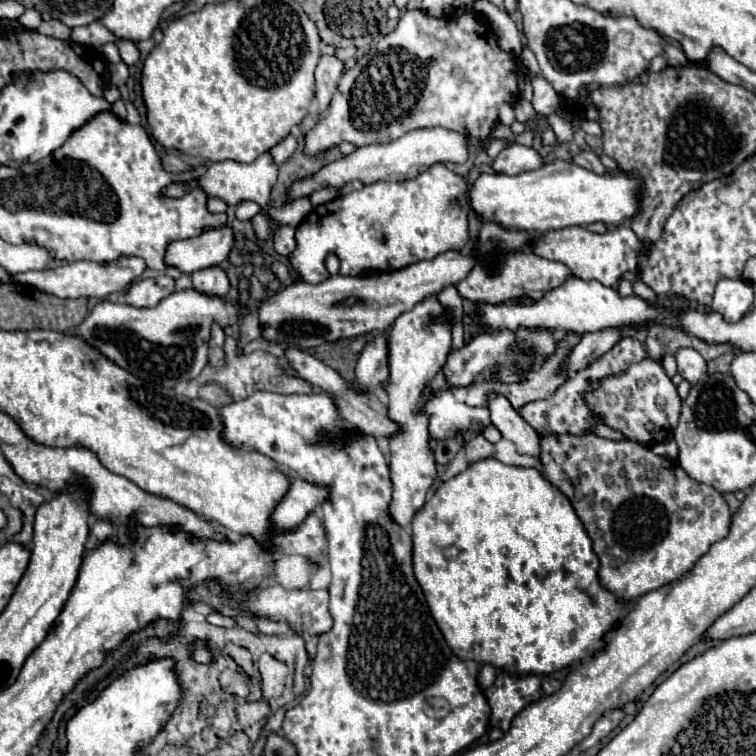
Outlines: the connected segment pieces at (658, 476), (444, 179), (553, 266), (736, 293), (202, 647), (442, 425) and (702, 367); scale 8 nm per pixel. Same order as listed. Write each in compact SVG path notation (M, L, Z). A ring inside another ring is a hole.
M596 434L542 436L540 466L544 478L568 496L582 520L594 552L600 558L600 584L608 592L616 594L616 598L624 604L634 602L642 594L662 588L690 572L696 560L706 554L714 542L728 534L732 512L722 494L712 486L692 480L676 460L656 456L640 444L612 442Z
M434 164L434 166L430 166L430 170L418 174L412 180L404 180L404 182L374 182L374 184L364 186L362 190L354 190L350 194L338 196L338 198L334 198L334 200L330 200L326 204L316 206L304 218L304 222L300 222L300 226L296 228L296 250L288 256L290 266L298 272L302 282L320 284L322 280L328 278L328 270L326 270L326 264L324 264L328 254L336 254L338 256L338 260L340 260L340 274L342 276L362 276L364 270L368 270L368 272L374 272L374 270L378 270L378 272L392 272L392 270L400 270L400 268L406 268L410 264L416 264L420 260L432 260L434 256L438 256L442 252L448 252L448 250L460 250L468 242L468 198L466 198L466 190L468 190L468 184L464 182L462 176L458 176L456 172L446 168L444 164Z
M494 248L490 252L484 252L484 260L480 260L470 270L470 274L456 284L456 288L462 298L468 298L472 302L484 302L484 304L500 304L520 296L530 296L534 300L540 300L544 294L562 286L572 276L574 274L566 264L540 258L530 250L524 252L524 250Z
M724 278L716 286L710 308L714 312L720 312L726 322L738 322L750 310L752 302L754 302L754 292L750 282Z
M194 640L190 652L192 652L192 660L196 660L200 664L212 664L214 662L214 656L212 656L212 652L204 640Z
M450 390L436 394L424 404L428 414L428 432L434 440L454 438L464 432L482 432L490 424L488 408L470 408L458 400Z
M682 348L676 352L678 372L690 384L696 384L702 376L706 376L706 360L692 348Z

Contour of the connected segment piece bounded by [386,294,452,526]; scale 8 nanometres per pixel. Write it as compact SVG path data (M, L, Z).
M436 294L418 302L410 312L400 314L390 328L390 386L388 392L388 410L390 418L402 426L402 434L394 434L390 438L390 476L394 484L390 516L400 524L406 526L412 522L414 514L422 508L426 494L436 478L436 462L434 454L428 448L428 434L426 434L426 414L422 414L420 404L426 402L422 398L422 386L438 374L442 362L446 362L446 354L452 348L452 328L448 322L434 322L434 318L444 316L444 306L438 302Z

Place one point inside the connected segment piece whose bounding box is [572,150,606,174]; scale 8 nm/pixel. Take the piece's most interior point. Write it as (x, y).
(587, 159)

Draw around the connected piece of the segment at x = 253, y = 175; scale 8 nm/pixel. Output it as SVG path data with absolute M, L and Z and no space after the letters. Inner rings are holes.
M266 152L266 154L262 154L260 158L256 158L254 162L250 162L250 164L238 164L238 162L234 162L234 160L214 162L214 164L210 164L210 168L206 170L206 174L200 178L200 182L188 182L188 184L182 184L182 186L174 184L174 186L168 186L168 188L164 190L164 194L178 198L178 196L182 196L186 190L190 190L194 184L200 184L200 186L208 192L210 198L218 196L218 198L222 198L228 206L236 206L236 204L240 204L240 202L244 202L244 200L252 200L252 202L256 202L256 204L260 204L260 206L268 206L268 202L270 202L270 190L272 190L272 186L276 184L276 178L278 178L278 164L272 160L270 152Z

